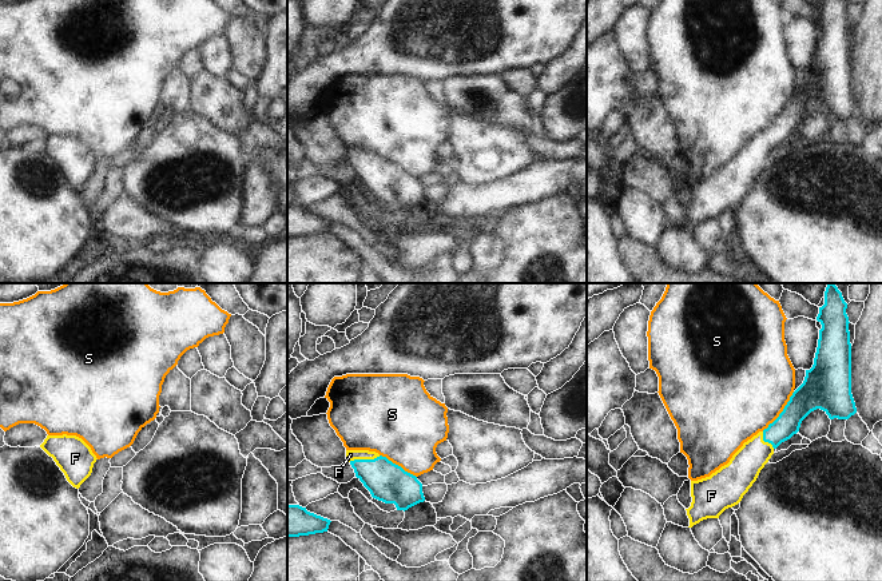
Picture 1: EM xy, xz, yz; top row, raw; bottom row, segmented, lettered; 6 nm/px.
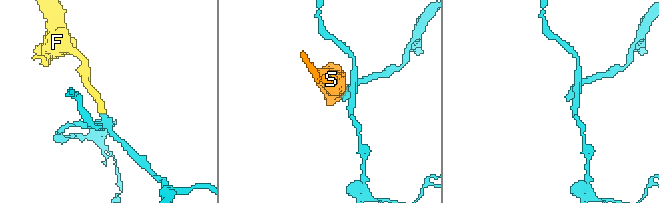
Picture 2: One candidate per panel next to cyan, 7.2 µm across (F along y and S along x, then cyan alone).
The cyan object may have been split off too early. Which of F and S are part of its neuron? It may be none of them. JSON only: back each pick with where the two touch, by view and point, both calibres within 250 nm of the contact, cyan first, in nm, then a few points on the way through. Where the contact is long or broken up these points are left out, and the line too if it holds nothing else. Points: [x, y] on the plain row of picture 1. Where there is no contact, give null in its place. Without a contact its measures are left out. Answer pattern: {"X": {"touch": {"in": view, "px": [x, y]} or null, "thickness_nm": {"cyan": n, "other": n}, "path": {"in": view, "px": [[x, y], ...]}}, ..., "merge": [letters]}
{"F": {"touch": {"in": "xz", "px": [364, 160]}, "thickness_nm": {"cyan": 240, "other": 60}, "path": {"in": "xz", "px": [[388, 183], [364, 160], [350, 155]]}}, "merge": ["F"]}

